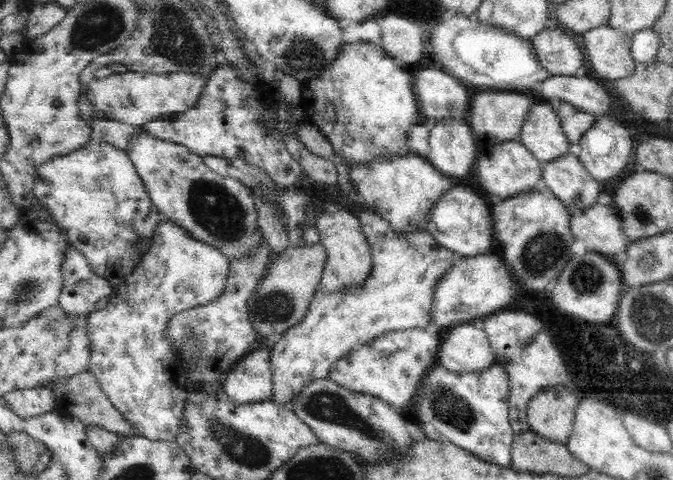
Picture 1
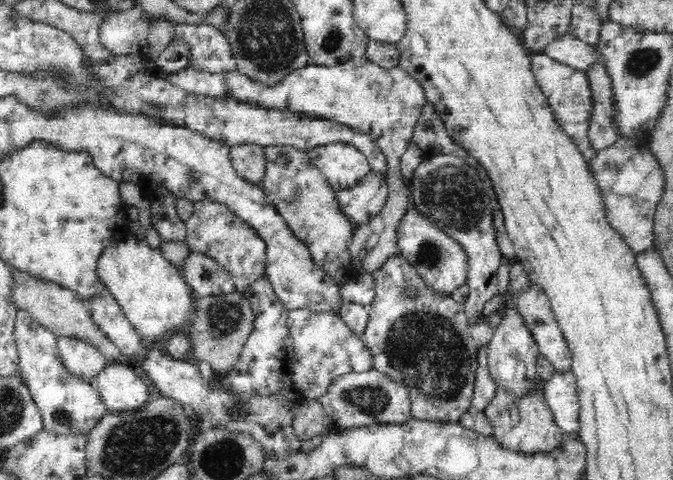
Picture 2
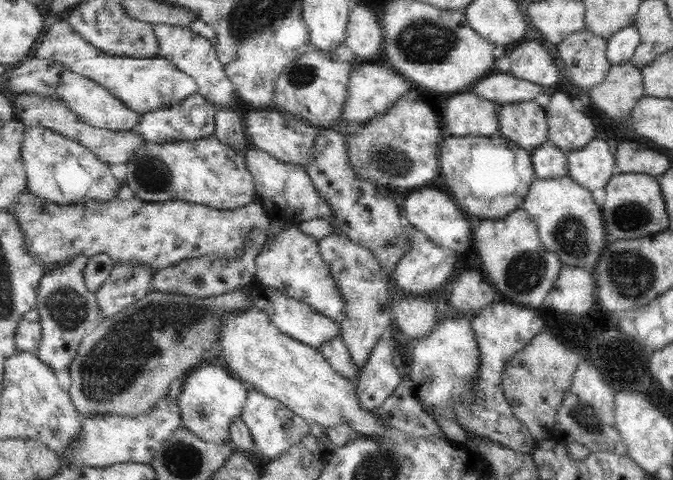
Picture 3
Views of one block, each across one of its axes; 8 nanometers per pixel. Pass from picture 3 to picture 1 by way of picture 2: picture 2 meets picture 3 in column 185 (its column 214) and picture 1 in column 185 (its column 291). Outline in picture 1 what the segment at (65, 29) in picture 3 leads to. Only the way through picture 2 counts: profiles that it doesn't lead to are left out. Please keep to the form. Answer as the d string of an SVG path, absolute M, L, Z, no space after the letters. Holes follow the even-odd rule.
M128 70L126 73L113 73L107 78L92 78L89 94L96 111L105 119L141 128L149 122L170 118L193 109L206 86L206 80L201 74L191 72L153 74Z

